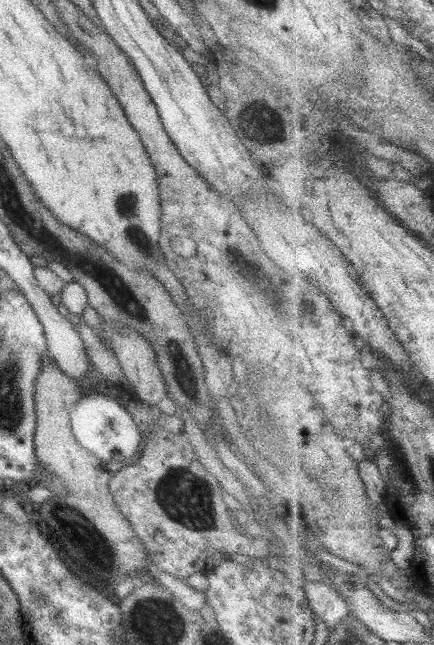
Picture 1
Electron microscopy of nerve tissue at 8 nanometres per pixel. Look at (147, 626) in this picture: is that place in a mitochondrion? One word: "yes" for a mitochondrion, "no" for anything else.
yes

